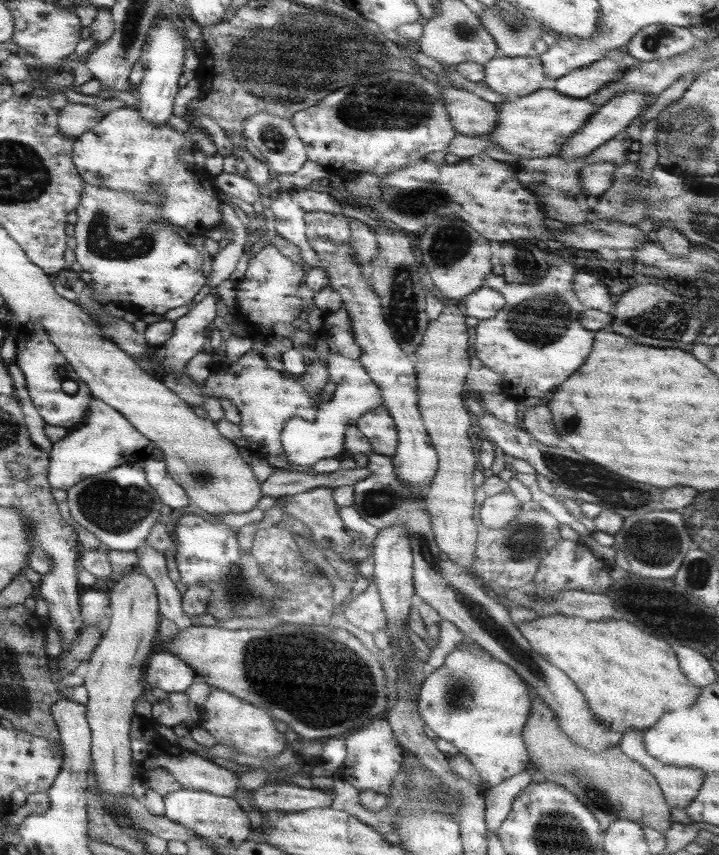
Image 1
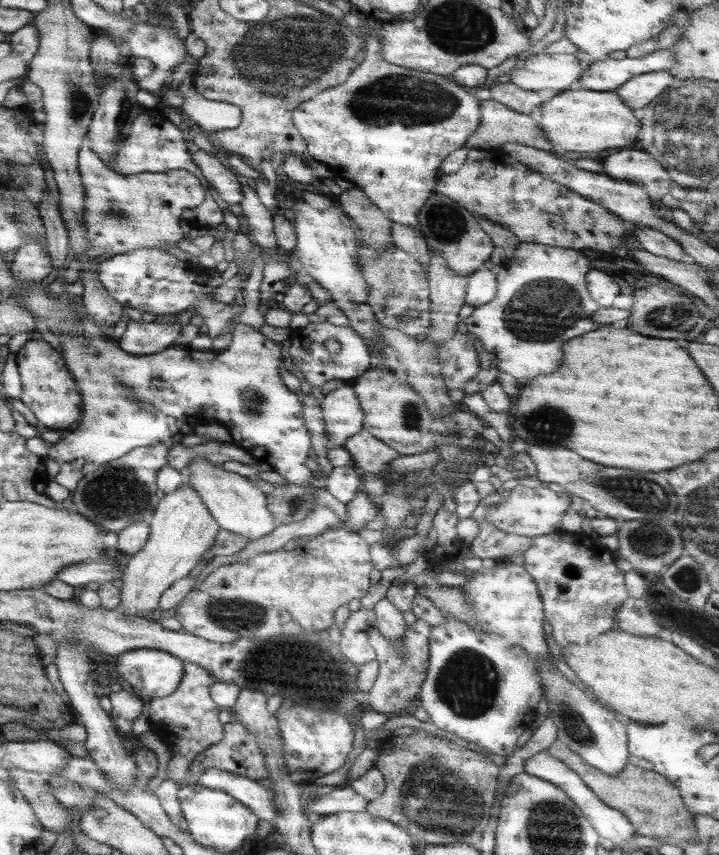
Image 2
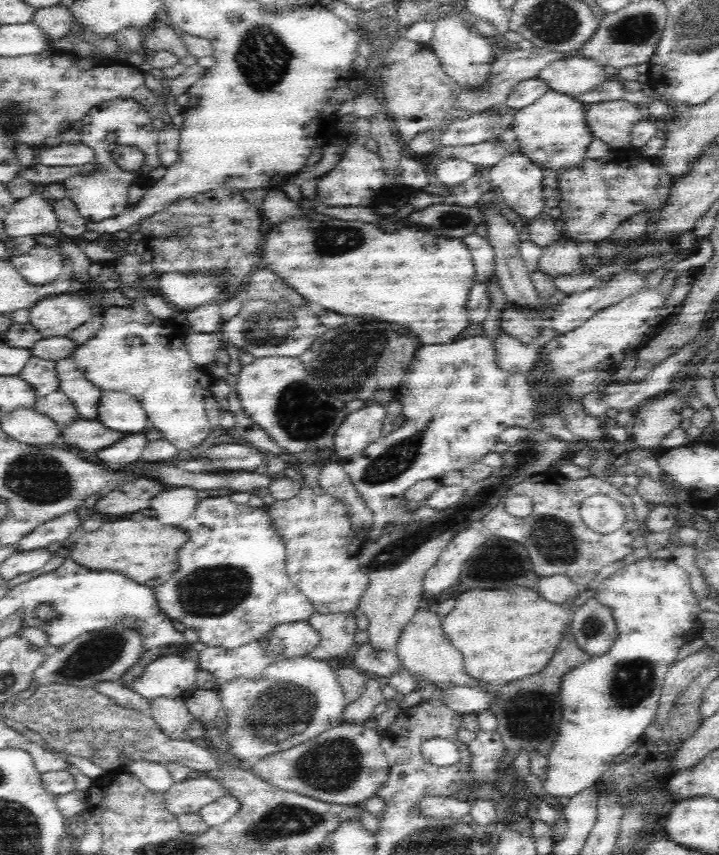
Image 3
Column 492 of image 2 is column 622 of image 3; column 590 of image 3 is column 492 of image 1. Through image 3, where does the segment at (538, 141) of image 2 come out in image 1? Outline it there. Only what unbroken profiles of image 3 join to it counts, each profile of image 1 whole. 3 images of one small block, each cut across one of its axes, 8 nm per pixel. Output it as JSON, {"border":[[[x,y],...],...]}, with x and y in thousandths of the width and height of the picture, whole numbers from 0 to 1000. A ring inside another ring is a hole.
{"border":[[[609,101],[624,140],[636,156],[677,159],[690,146],[693,124],[633,102]]]}

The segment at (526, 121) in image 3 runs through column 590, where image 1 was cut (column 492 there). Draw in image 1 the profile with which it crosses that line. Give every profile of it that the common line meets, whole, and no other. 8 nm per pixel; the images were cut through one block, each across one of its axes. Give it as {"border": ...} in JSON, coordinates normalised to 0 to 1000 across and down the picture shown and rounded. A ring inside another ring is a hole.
{"border":[[[750,104],[716,117],[691,122],[691,140],[687,151],[673,163],[691,168],[712,185],[758,185],[776,180],[787,164],[812,147],[829,130],[829,124],[814,116],[790,113],[769,104]]]}

